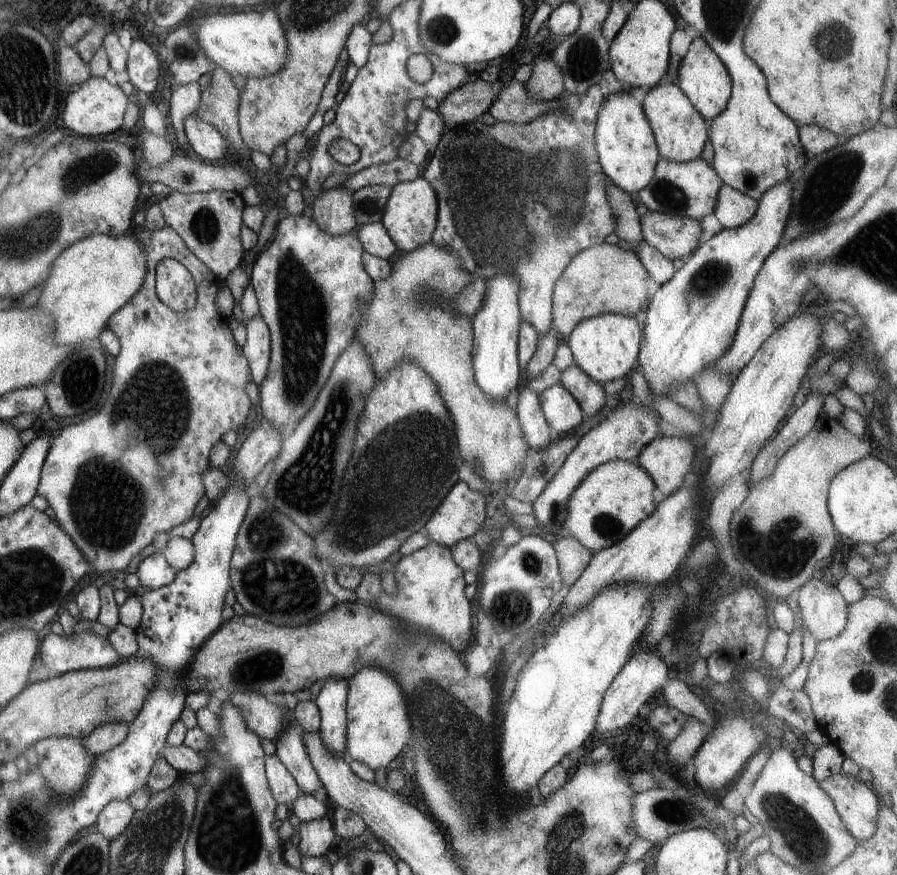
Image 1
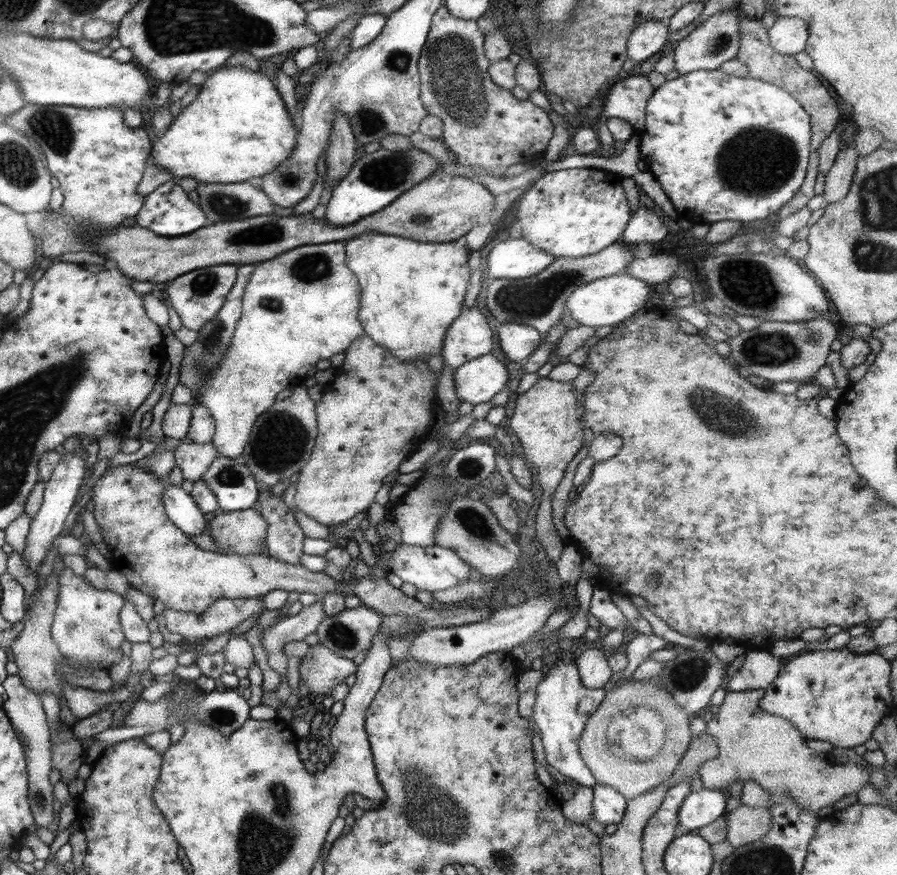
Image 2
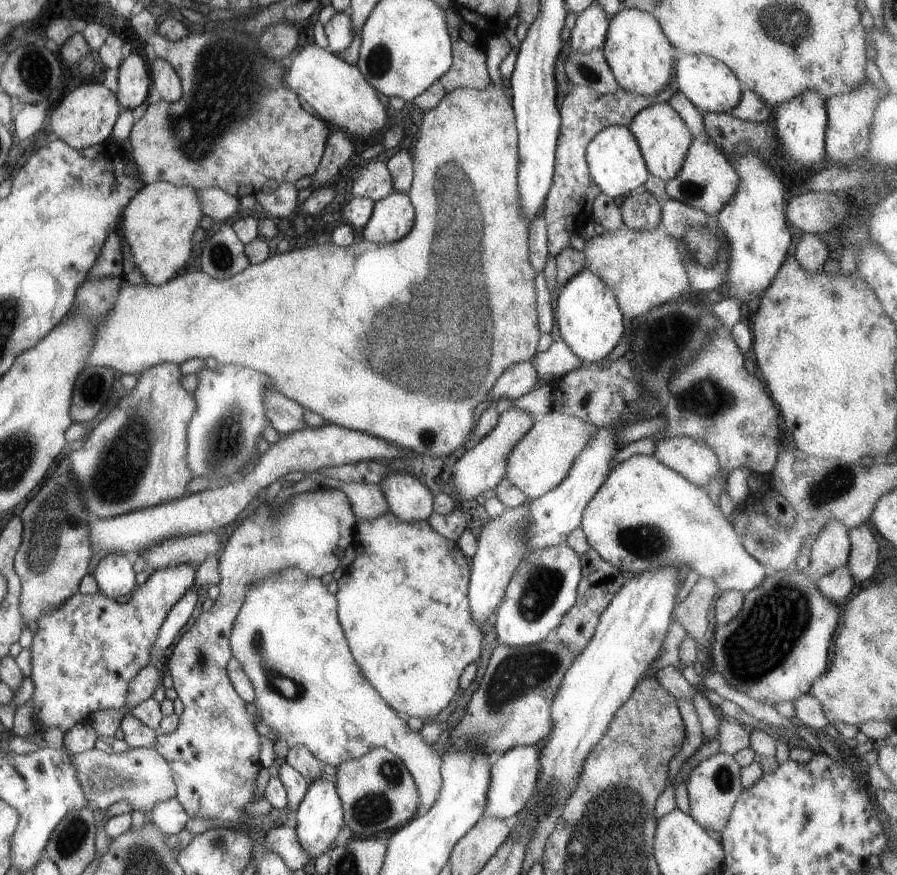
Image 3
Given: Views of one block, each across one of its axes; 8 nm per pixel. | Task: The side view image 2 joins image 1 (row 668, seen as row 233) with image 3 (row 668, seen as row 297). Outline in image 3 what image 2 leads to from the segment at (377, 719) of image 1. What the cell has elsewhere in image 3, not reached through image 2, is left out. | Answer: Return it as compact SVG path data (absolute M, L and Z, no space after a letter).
M385 512L373 520L359 520L355 522L352 530L351 554L355 550L355 560L347 568L347 572L336 575L337 591L334 594L337 601L337 620L341 625L341 630L345 635L347 646L349 647L353 660L359 666L367 682L375 689L375 692L385 700L385 704L395 710L402 717L415 717L423 719L438 718L449 709L449 701L457 692L460 692L457 685L457 678L461 676L463 668L470 662L477 662L479 659L479 648L481 648L481 630L479 626L473 624L469 604L467 604L467 584L470 576L470 566L472 560L467 558L457 542L447 540L437 534L428 522L401 522L395 518L391 512Z

